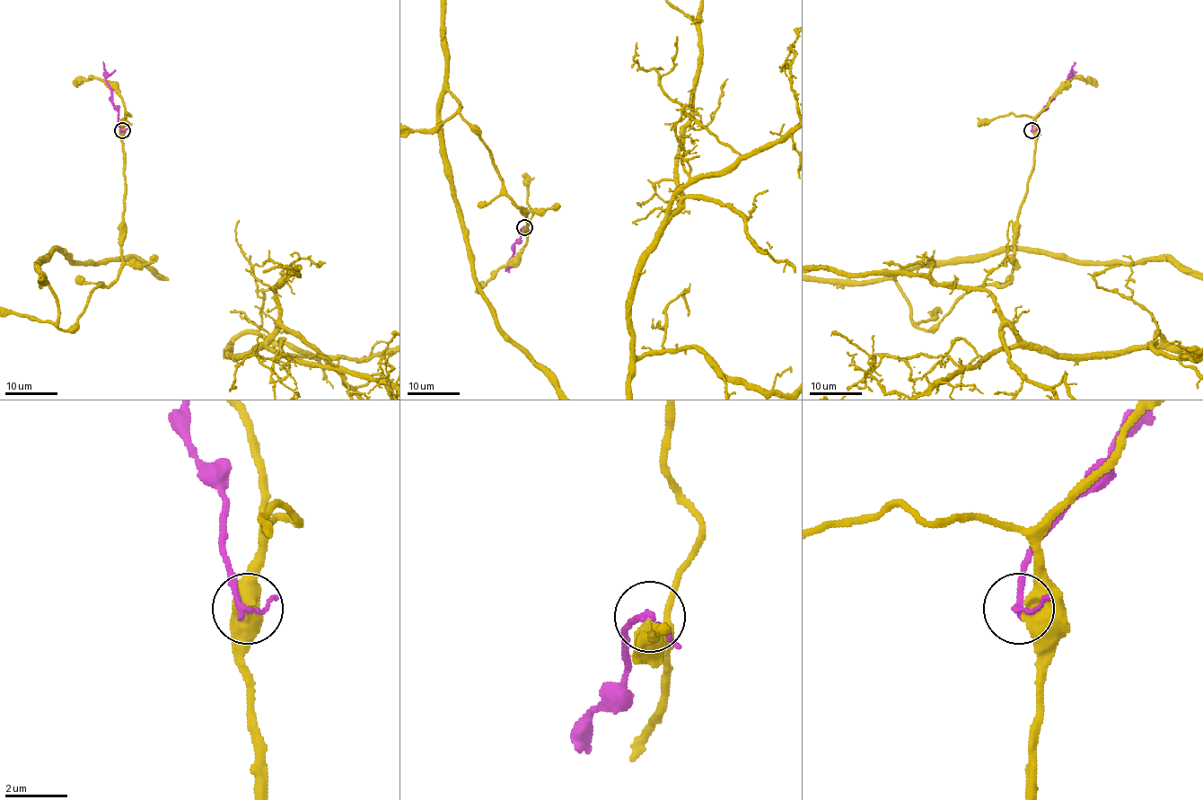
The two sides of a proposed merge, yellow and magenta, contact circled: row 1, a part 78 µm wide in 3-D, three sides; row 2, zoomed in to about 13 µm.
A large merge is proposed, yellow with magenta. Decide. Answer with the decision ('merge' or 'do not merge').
do not merge

